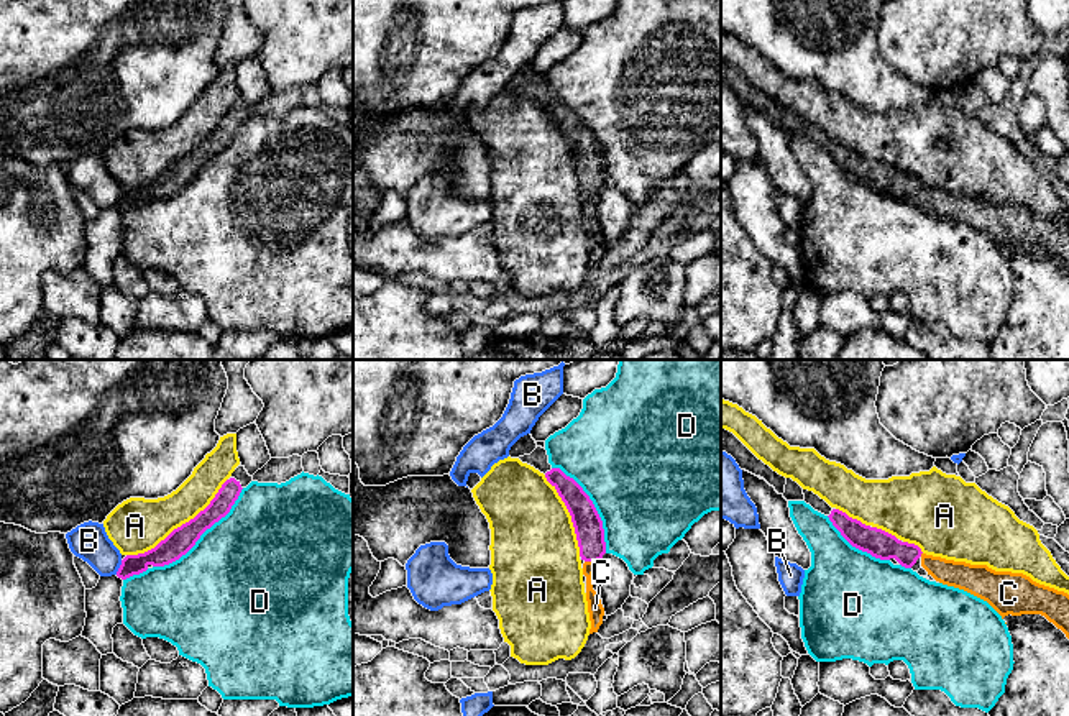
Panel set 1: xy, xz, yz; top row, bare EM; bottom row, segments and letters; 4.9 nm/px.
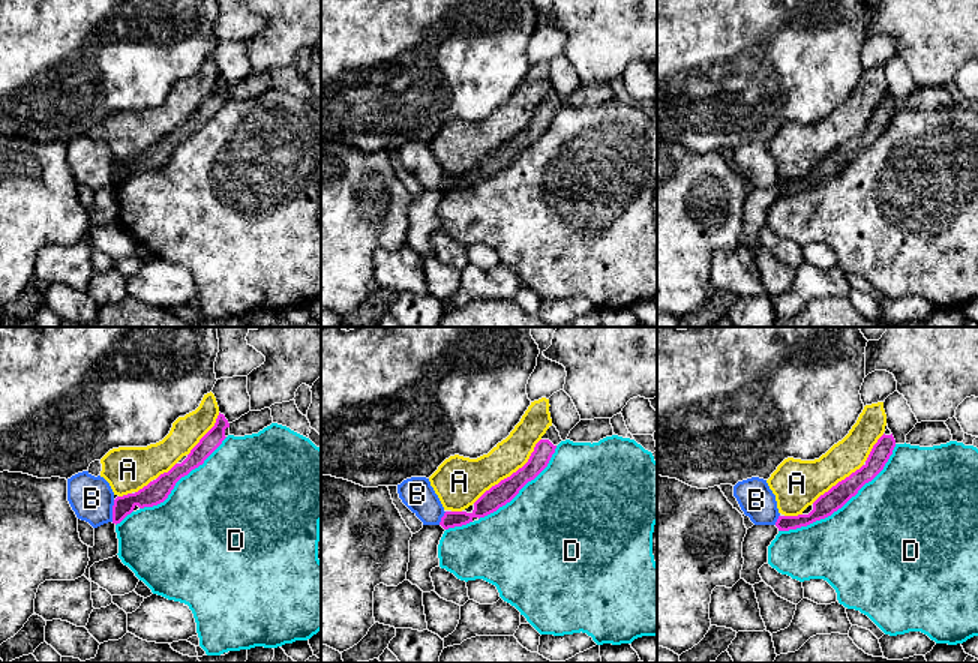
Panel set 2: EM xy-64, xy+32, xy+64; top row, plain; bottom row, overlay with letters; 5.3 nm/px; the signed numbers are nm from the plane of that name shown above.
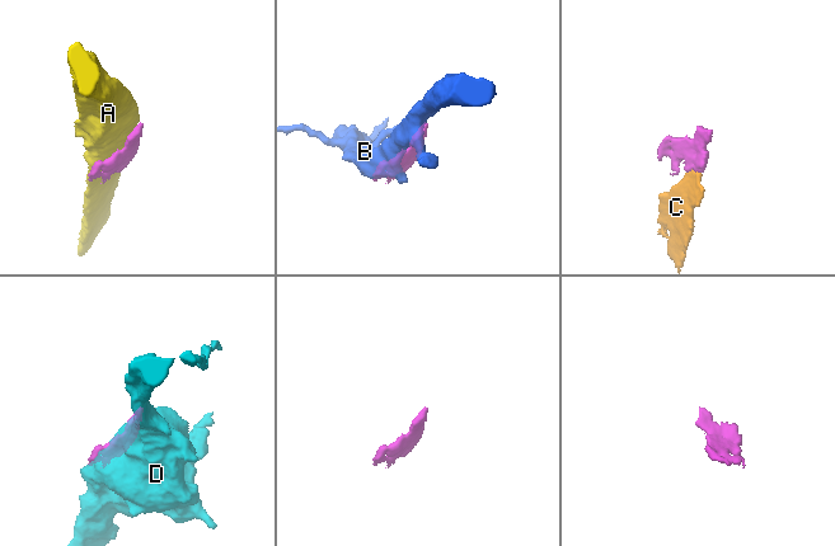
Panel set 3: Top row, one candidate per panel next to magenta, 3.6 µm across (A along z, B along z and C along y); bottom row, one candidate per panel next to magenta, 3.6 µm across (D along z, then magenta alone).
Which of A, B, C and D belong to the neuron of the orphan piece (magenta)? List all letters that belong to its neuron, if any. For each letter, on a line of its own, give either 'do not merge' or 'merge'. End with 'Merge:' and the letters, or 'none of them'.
A: do not merge
B: do not merge
C: merge
D: do not merge
Merge: C

